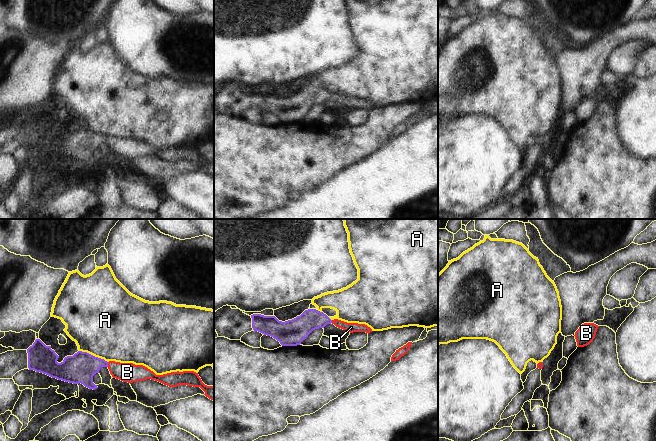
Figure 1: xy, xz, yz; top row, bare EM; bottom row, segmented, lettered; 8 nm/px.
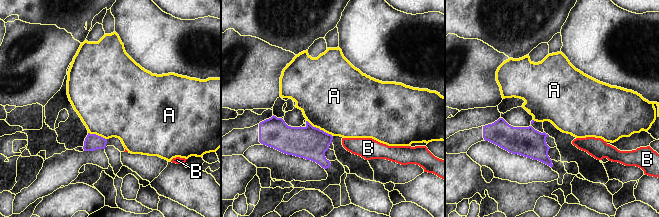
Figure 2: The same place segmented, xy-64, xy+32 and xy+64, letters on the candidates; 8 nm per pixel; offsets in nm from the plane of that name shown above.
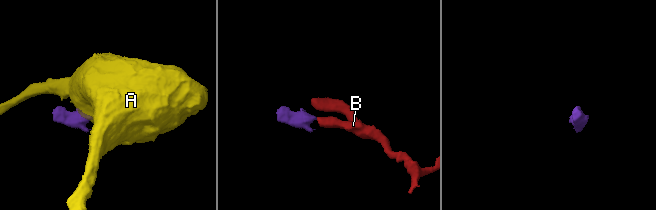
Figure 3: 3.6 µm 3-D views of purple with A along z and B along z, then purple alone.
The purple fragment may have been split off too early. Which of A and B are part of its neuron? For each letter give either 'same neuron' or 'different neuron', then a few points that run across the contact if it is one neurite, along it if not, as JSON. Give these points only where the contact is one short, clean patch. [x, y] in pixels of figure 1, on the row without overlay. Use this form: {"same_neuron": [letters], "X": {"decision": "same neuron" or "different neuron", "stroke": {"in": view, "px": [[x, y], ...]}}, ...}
{"same_neuron": ["B"], "A": {"decision": "different neuron", "stroke": {"in": "xy", "px": [[79, 126], [103, 134], [107, 138]]}}, "B": {"decision": "same neuron", "stroke": {"in": "xy", "px": [[81, 143], [92, 140], [107, 140], [127, 148]]}}}

